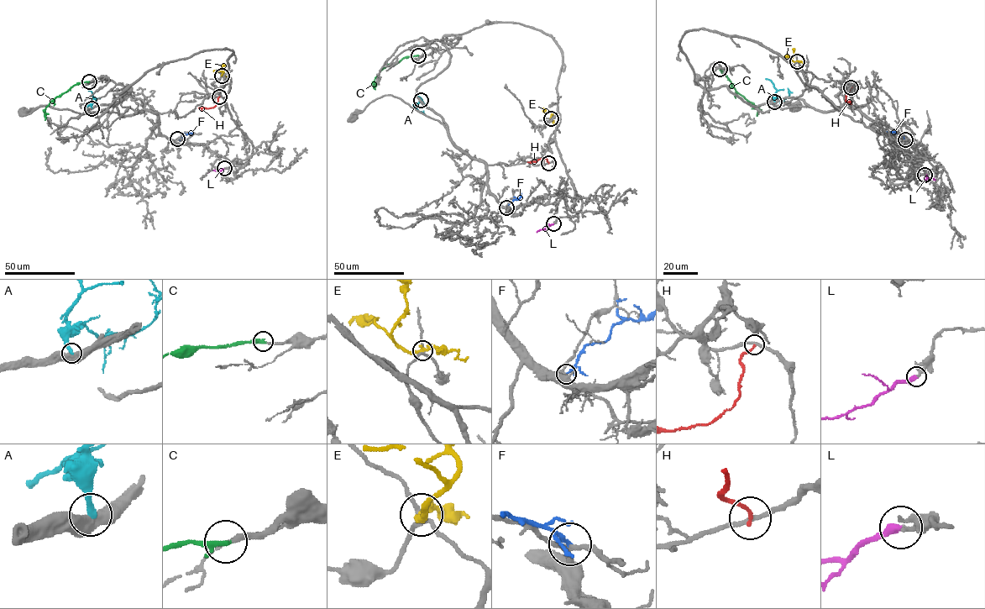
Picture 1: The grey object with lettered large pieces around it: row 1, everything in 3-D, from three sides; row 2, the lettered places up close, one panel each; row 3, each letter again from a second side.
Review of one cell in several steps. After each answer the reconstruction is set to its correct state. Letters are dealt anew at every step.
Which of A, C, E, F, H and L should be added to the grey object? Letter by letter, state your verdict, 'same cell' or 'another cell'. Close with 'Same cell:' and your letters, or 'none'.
A: another cell
C: same cell
E: another cell
F: another cell
H: another cell
L: same cell
Same cell: C, L

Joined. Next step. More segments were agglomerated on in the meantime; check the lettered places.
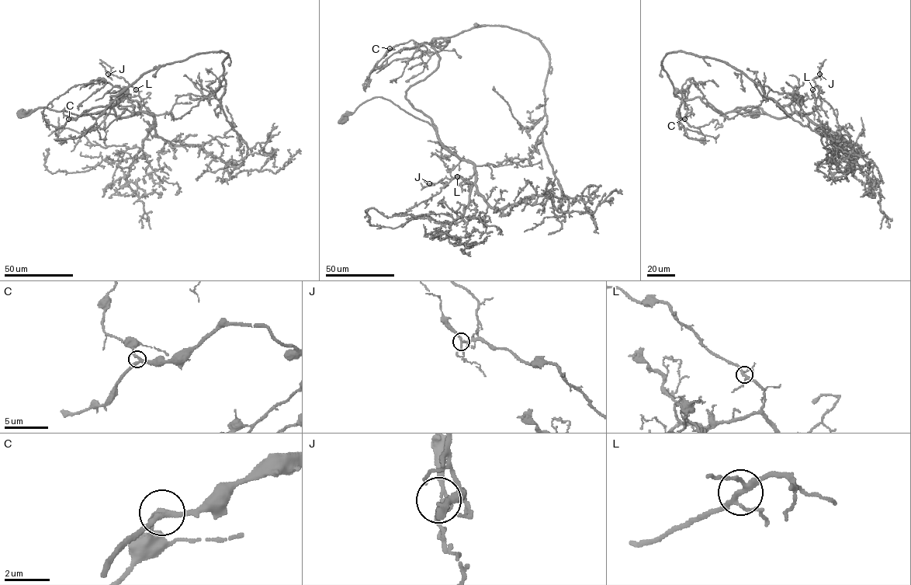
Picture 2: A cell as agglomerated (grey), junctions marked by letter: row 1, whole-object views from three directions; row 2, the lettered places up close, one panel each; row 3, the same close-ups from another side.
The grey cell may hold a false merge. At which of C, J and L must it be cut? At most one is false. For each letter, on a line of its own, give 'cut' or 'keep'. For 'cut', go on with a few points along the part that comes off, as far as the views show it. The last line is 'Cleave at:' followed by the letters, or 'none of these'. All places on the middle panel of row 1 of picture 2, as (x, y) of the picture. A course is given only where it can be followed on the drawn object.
C: keep
J: keep
L: cut; course (457, 176), (452, 179), (445, 177), (424, 187), (420, 182)
Cleave at: L

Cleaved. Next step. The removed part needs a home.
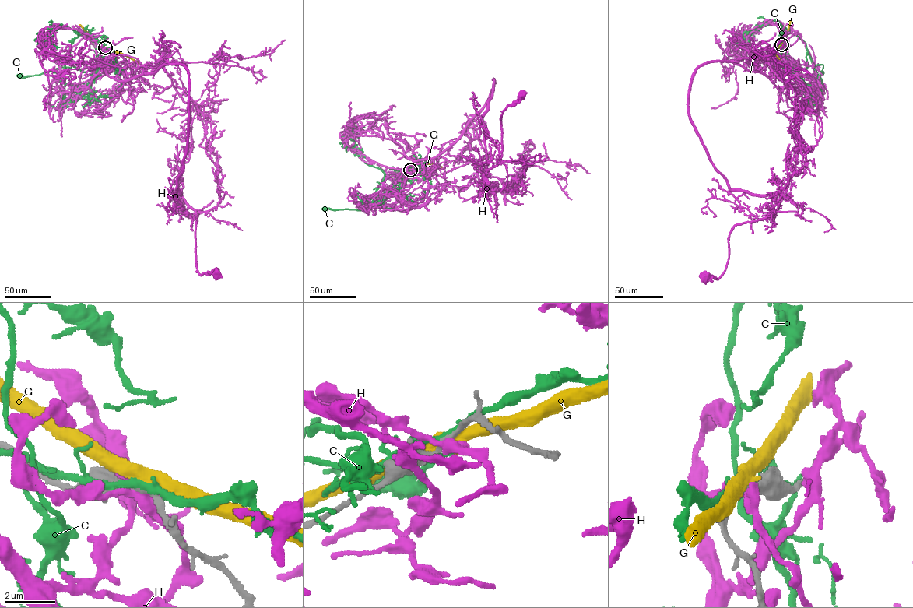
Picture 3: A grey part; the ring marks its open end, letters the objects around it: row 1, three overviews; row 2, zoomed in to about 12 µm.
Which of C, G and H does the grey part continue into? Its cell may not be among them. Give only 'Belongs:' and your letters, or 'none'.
Belongs: G

